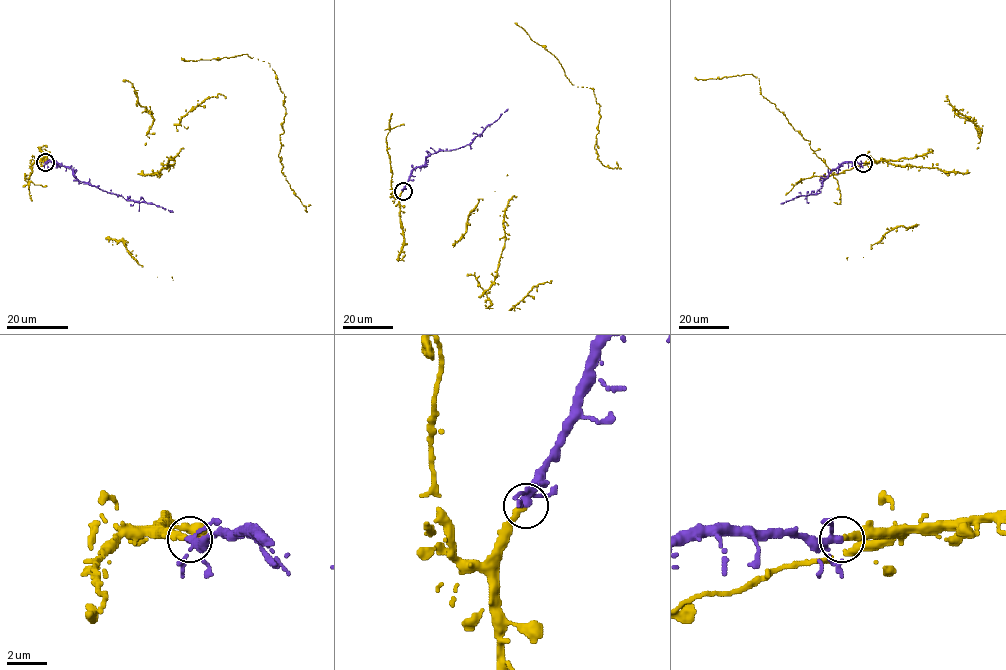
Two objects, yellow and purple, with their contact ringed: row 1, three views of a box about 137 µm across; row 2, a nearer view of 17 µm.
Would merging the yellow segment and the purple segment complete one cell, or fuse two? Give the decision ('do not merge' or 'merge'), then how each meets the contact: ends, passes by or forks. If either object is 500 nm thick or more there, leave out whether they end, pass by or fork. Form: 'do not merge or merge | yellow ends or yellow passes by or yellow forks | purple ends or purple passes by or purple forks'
merge | yellow ends | purple forks

